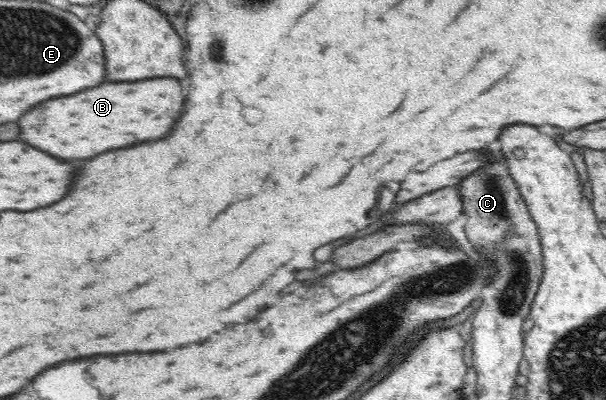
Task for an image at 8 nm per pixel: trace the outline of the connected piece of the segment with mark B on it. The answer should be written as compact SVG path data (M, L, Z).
M159 79L129 84L111 84L107 81L91 89L49 98L40 105L33 106L18 121L21 141L35 145L35 149L47 149L47 153L55 153L55 157L67 157L67 161L87 161L95 157L95 153L107 153L107 149L123 149L123 145L131 145L131 141L155 141L155 137L163 137L163 133L167 133L167 129L179 121L185 100L183 87L177 80Z

